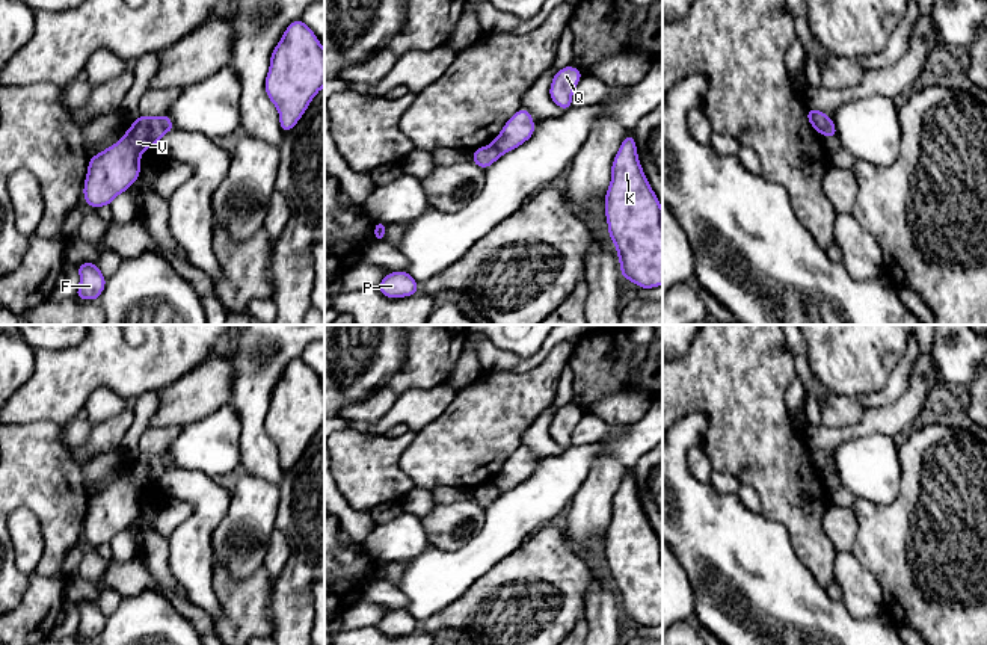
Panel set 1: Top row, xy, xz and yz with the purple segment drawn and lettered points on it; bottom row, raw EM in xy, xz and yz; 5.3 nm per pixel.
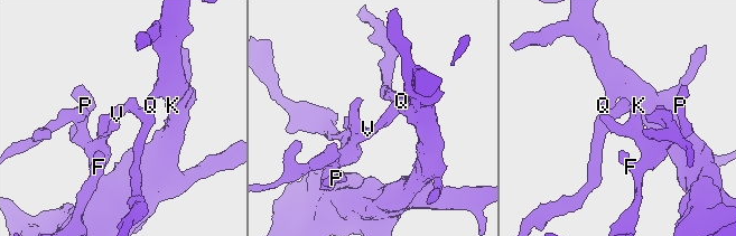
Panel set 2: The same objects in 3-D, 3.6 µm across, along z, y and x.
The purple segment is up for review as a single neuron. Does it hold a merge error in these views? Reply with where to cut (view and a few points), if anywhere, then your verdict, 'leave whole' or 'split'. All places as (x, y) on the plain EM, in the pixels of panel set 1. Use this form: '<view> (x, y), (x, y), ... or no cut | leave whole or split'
yz (829, 455), (827, 466), (821, 473) | split

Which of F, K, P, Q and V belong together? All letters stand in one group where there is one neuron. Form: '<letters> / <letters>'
F P V / K Q

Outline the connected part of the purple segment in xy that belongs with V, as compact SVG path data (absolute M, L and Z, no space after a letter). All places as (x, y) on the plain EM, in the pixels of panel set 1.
M140 453L115 483L89 497L83 523L88 544L98 547L134 523L140 514L140 494L158 483L164 473L160 455Z

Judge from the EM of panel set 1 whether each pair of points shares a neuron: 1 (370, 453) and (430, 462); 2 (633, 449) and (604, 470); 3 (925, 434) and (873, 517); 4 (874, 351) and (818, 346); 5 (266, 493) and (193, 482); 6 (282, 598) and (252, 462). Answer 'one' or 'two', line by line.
1: two
2: two
3: one
4: one
5: two
6: two

